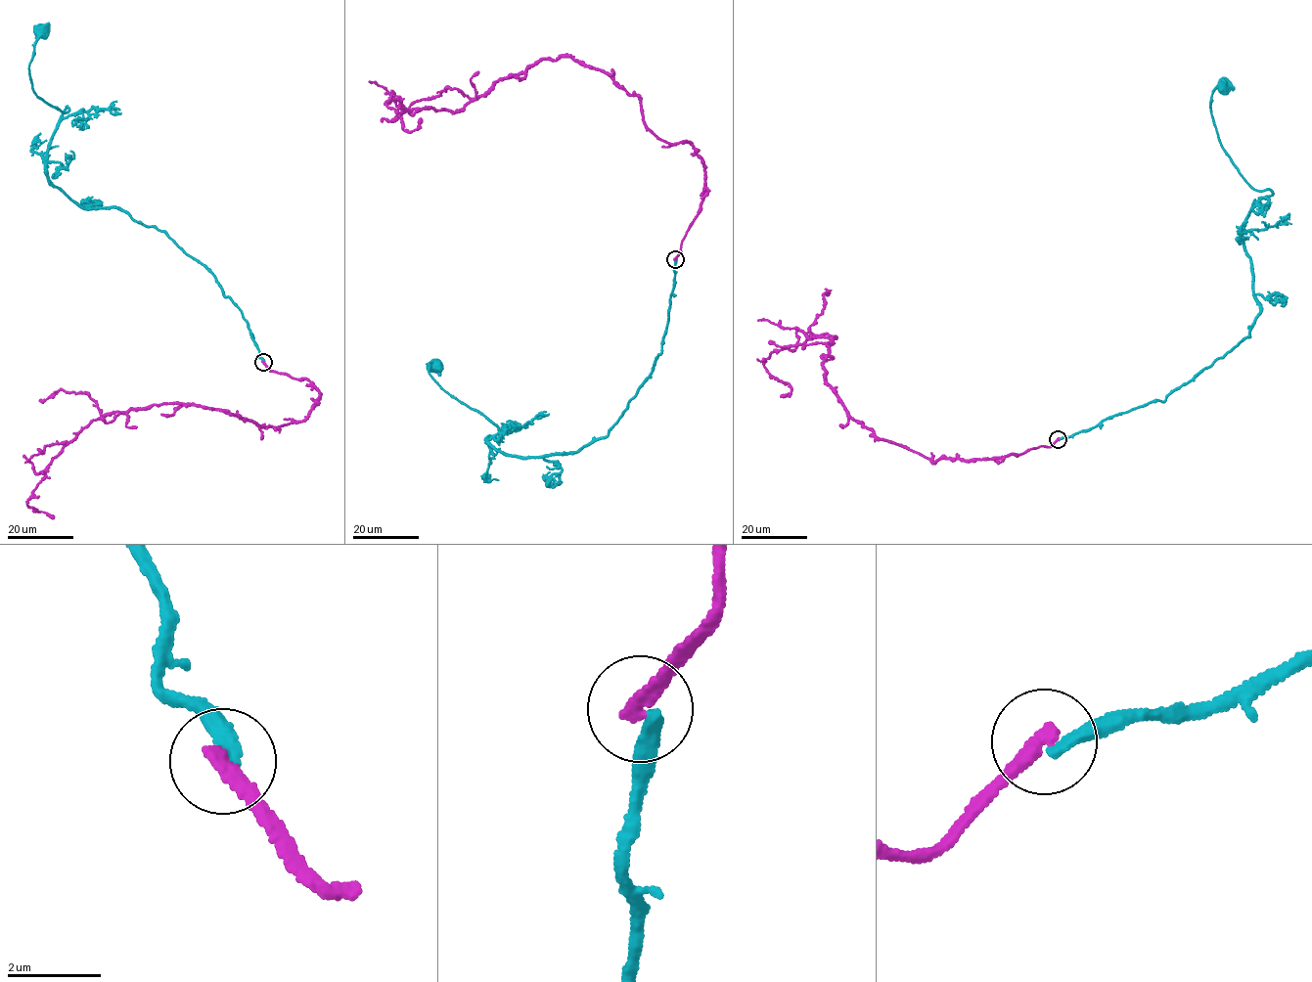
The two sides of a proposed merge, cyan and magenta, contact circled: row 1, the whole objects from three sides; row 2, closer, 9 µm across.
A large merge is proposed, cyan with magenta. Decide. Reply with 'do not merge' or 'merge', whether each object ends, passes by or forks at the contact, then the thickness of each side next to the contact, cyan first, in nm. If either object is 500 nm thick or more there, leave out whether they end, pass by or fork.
do not merge; cyan ends; magenta ends; calibres 240 and 320 nm

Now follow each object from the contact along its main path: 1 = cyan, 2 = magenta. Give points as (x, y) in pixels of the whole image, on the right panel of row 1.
1: (1059, 439), (1164, 402), (1249, 335), (1260, 310), (1243, 222), (1272, 194), (1222, 146), (1210, 98), (1226, 85)
2: (1058, 438), (933, 463), (880, 440), (827, 383), (828, 334), (764, 362), (791, 390), (780, 396)

